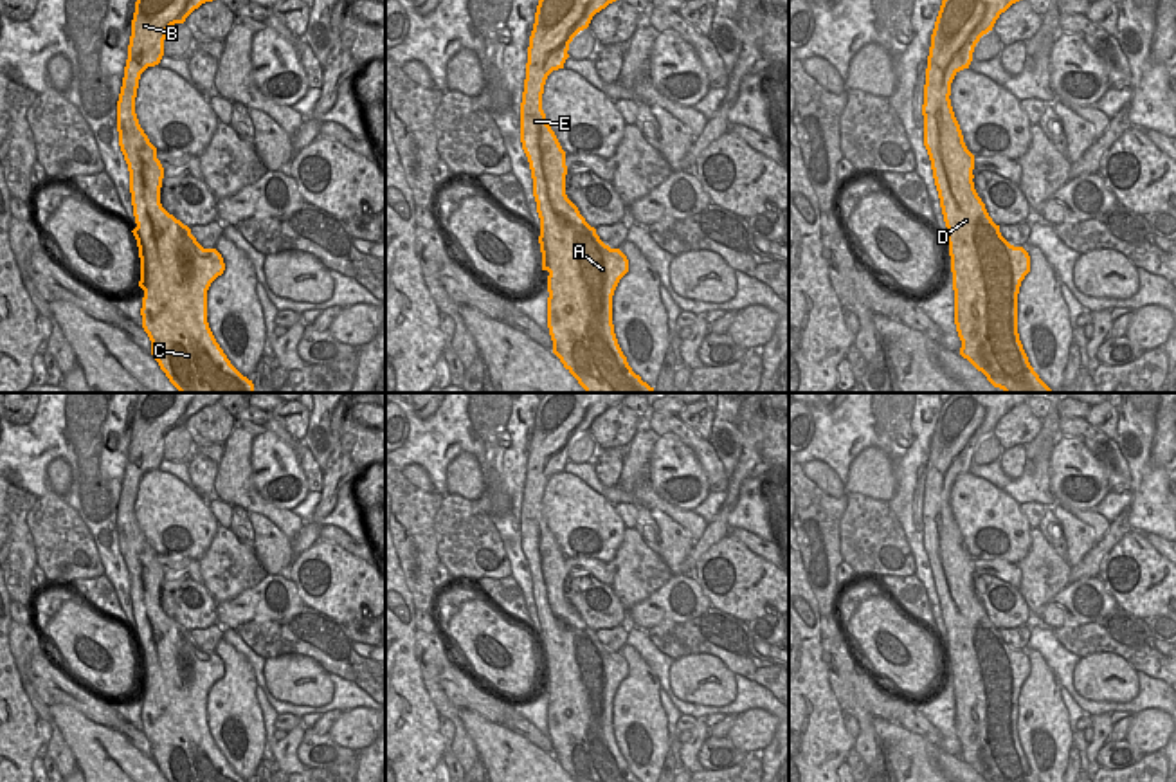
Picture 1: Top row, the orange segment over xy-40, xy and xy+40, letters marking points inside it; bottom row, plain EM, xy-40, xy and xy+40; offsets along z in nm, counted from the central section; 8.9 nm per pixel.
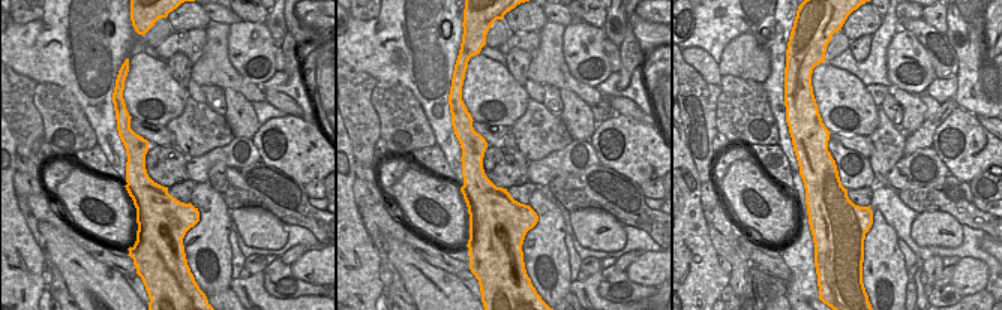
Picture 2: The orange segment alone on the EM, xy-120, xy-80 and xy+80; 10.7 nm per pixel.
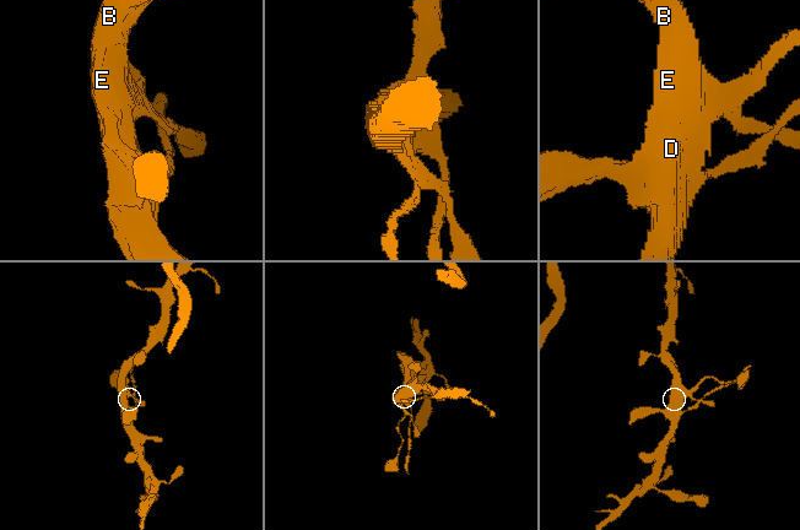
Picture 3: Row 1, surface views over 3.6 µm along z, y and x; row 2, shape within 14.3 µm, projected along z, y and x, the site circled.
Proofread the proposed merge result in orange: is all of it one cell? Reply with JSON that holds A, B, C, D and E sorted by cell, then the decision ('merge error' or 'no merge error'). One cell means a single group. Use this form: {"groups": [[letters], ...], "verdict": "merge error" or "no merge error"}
{"groups": [["A"], ["B", "C", "D", "E"]], "verdict": "merge error"}

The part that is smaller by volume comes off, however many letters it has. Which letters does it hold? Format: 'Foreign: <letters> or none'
Foreign: A

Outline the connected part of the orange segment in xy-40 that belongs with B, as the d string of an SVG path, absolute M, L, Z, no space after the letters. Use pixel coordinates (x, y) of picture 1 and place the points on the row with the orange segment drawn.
M137 0L131 20L131 36L128 45L128 59L124 67L122 86L117 101L117 132L119 146L130 171L130 193L137 227L131 231L140 258L140 281L144 290L142 297L142 328L151 341L151 355L166 373L169 382L180 393L254 393L254 384L243 377L227 359L216 342L211 328L207 326L207 312L204 305L191 303L184 308L178 296L171 288L171 259L167 256L167 231L180 225L160 204L160 187L164 168L157 159L157 148L149 142L148 135L139 124L135 114L135 97L140 74L148 67L160 63L164 56L166 31L175 23L184 23L185 18L202 4L213 0Z

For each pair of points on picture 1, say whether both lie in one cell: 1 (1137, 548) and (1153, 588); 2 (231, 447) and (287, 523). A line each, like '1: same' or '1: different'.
1: same
2: same

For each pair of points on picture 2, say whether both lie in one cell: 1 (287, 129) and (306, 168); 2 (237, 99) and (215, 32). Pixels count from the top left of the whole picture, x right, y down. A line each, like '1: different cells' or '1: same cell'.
1: same cell
2: different cells

